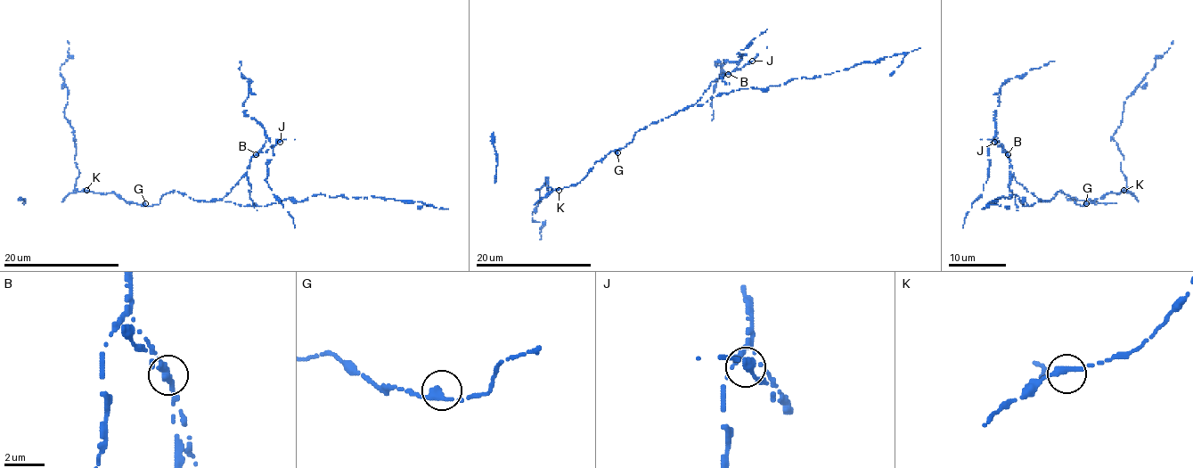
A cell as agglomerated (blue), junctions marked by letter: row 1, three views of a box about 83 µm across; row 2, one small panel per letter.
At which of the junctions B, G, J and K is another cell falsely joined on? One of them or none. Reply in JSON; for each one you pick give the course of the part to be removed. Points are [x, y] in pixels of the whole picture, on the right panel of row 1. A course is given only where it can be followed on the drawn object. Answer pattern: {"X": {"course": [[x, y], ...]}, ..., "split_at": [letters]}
{"B": {"course": [[1008, 153], [999, 142], [996, 130], [994, 113], [999, 104], [1000, 87], [1029, 69], [1054, 61]]}, "split_at": ["B"]}

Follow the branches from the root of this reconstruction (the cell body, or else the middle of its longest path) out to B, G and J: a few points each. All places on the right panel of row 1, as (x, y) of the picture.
B: (1060, 192), (1051, 200), (1040, 200), (1015, 180), (1009, 171), (1008, 153)
G: (1060, 192), (1072, 197), (1075, 204), (1083, 206), (1086, 203)
J: (1060, 192), (1047, 201), (1028, 192), (1015, 180), (1009, 171), (1008, 155), (994, 142)

